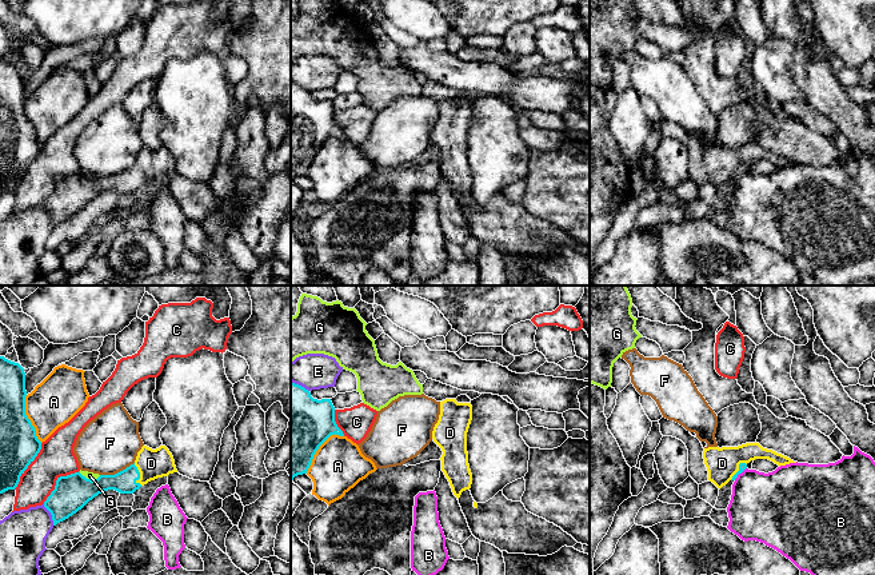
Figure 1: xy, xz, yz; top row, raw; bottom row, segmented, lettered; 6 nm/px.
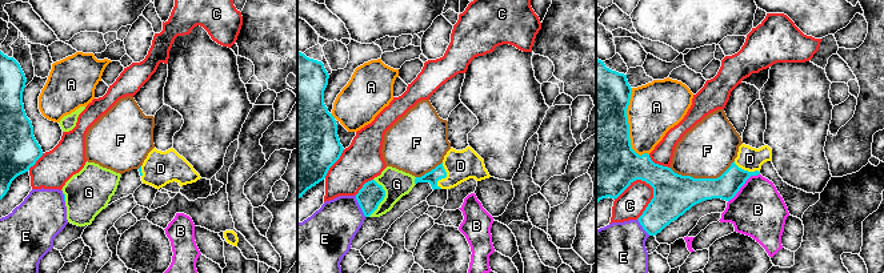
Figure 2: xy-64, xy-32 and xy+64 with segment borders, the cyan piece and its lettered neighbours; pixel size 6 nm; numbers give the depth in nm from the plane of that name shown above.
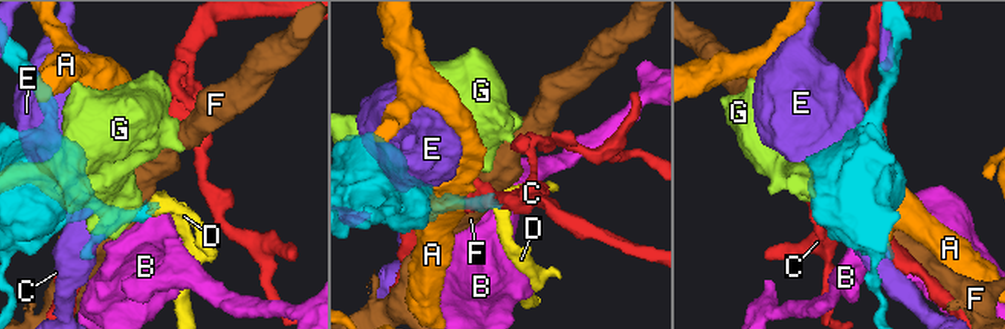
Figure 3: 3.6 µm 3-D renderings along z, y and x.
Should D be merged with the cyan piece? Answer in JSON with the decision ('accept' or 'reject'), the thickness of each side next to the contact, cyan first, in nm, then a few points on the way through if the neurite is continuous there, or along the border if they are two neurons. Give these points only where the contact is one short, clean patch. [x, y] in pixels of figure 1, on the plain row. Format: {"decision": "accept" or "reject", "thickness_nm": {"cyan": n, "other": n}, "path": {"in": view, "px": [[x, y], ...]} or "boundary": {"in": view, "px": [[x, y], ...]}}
{"decision": "accept", "thickness_nm": {"cyan": 140, "other": 180}, "path": {"in": "xy", "px": [[124, 183], [139, 175], [151, 164]]}}

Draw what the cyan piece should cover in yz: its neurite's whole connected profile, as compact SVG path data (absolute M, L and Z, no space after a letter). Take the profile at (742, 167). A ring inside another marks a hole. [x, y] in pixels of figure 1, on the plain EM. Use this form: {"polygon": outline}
{"polygon": "M756 143L738 148L708 148L703 152L703 160L708 172L708 181L719 191L730 181L735 181L751 161L768 160L779 168L796 164L782 155L763 149Z"}

